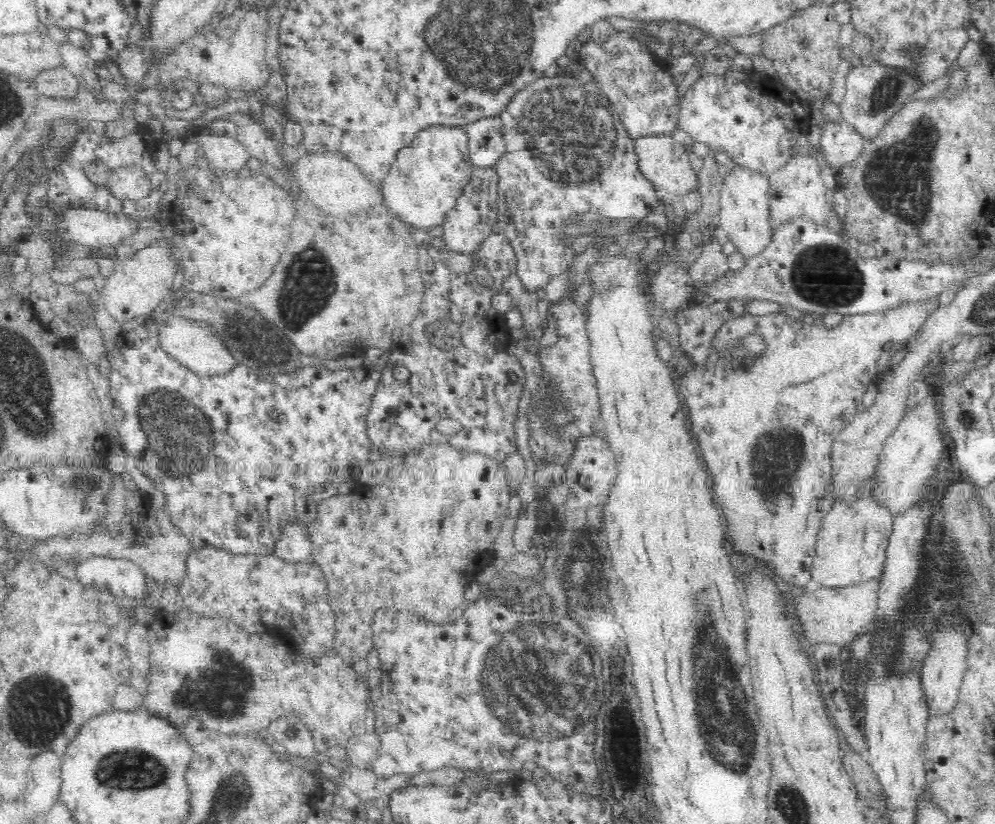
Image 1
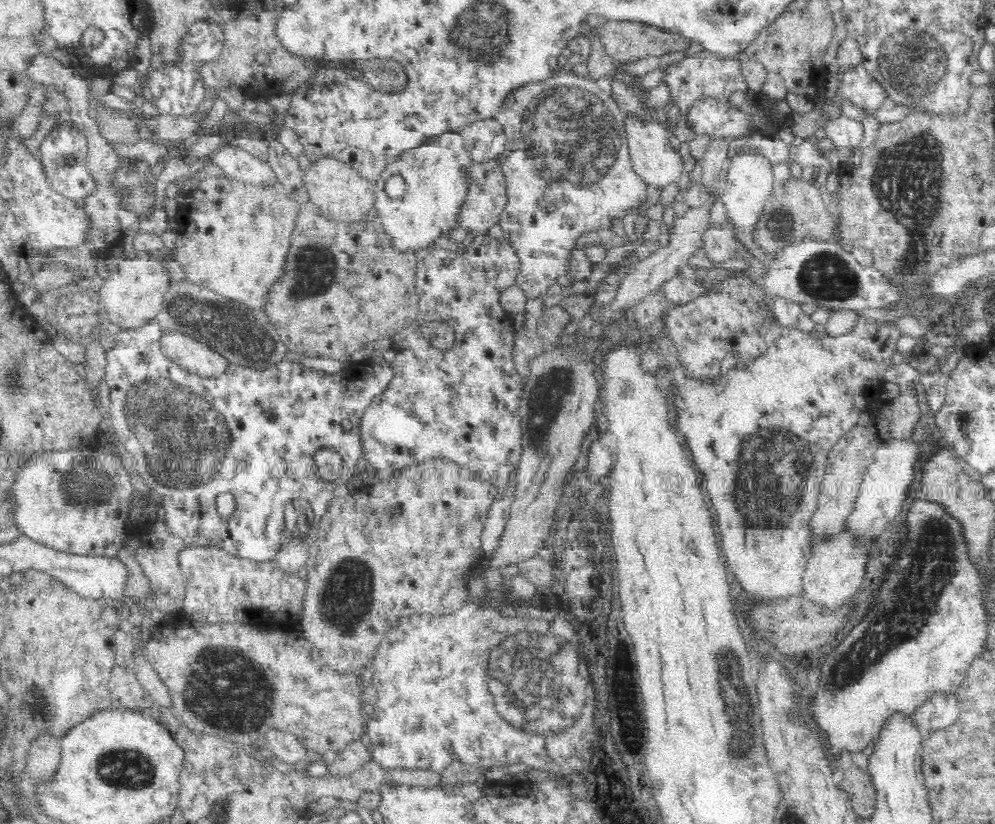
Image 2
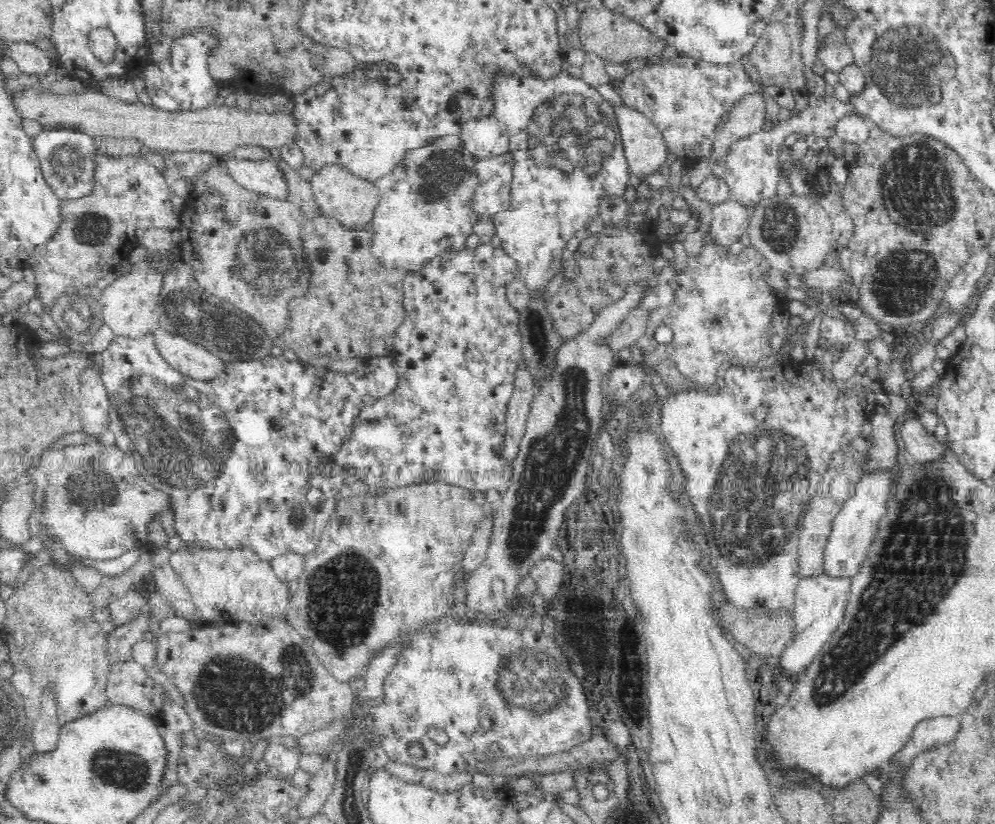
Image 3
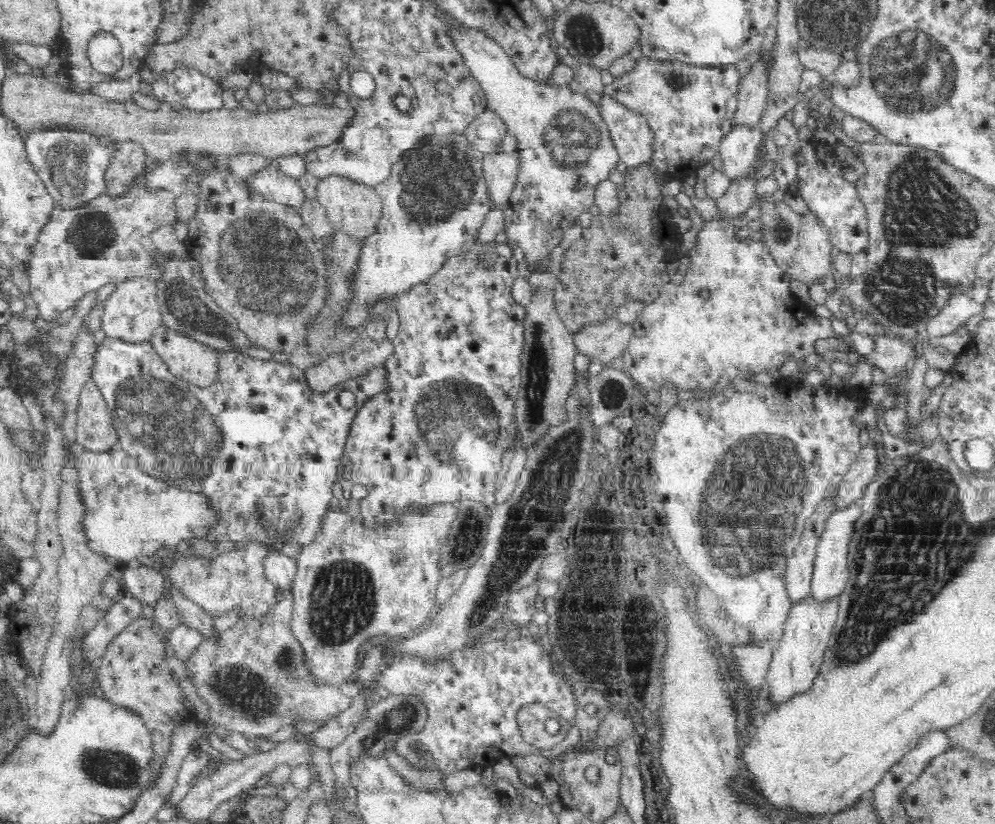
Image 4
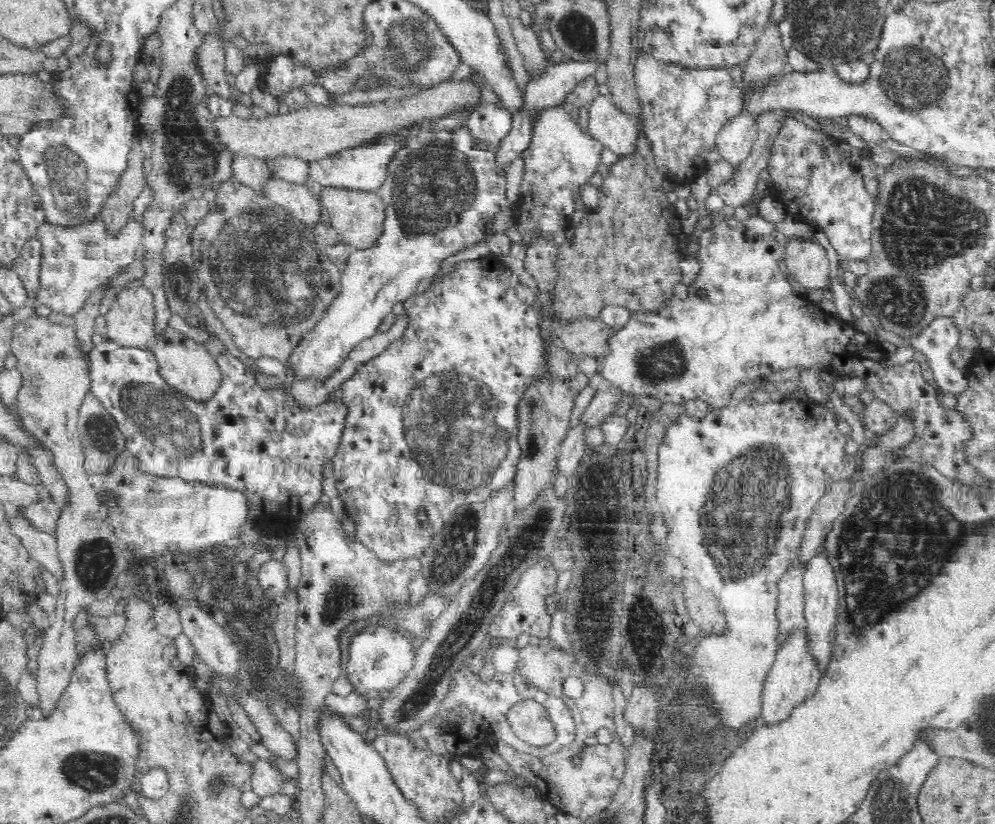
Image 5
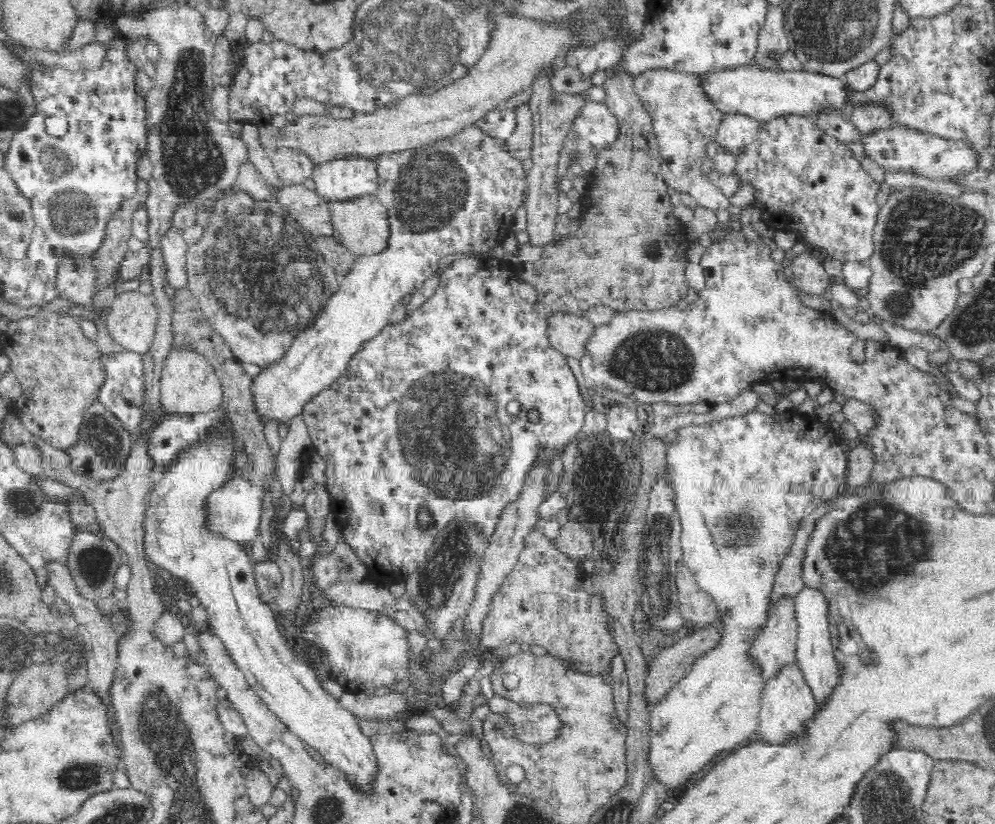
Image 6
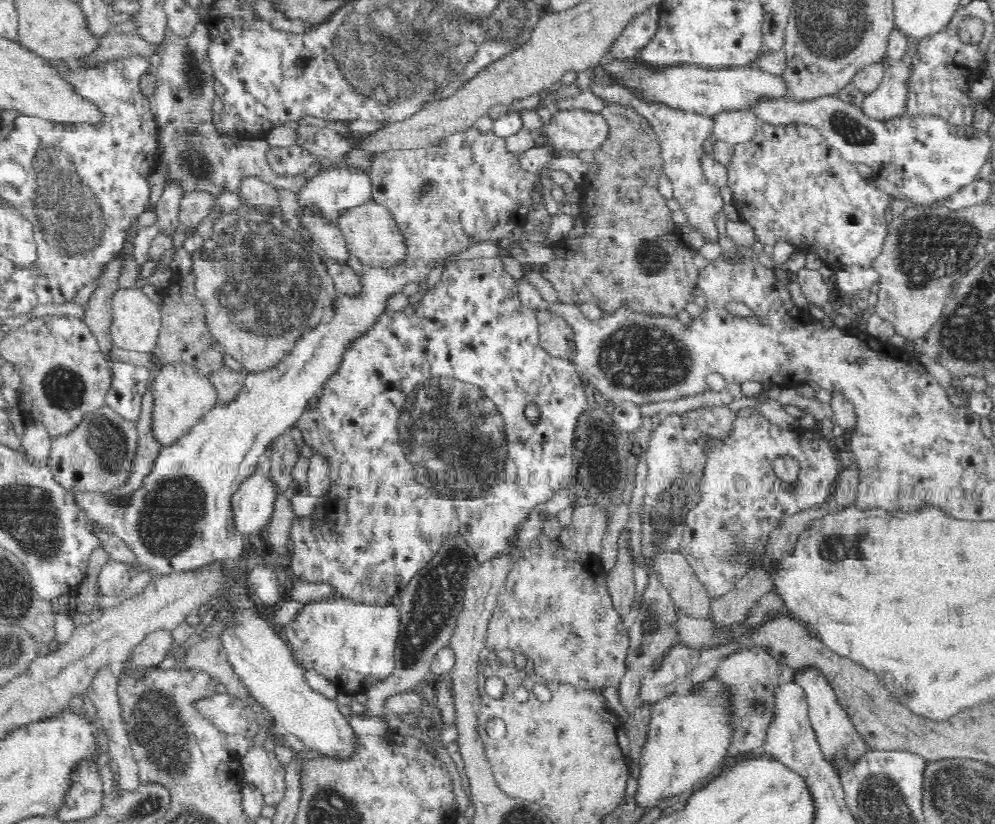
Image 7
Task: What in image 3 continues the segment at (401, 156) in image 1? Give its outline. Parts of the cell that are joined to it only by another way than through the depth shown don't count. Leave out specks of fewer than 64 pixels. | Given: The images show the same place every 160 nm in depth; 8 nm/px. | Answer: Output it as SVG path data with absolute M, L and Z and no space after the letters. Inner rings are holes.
M446 135L431 140L428 146L407 151L390 173L374 182L380 190L380 198L374 211L374 220L370 222L374 226L374 246L370 249L380 263L406 272L418 269L437 254L464 248L464 242L472 233L472 225L479 220L469 207L477 184L476 160L463 148L461 135Z

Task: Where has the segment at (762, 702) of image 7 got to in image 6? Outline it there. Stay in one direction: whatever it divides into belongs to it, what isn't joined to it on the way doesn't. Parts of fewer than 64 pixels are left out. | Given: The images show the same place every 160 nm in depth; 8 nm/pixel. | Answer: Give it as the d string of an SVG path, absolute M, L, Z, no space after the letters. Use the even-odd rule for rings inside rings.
M786 593L771 603L768 622L753 644L751 654L762 665L764 678L773 675L782 665L795 662L798 640L798 617L796 617L795 596Z

